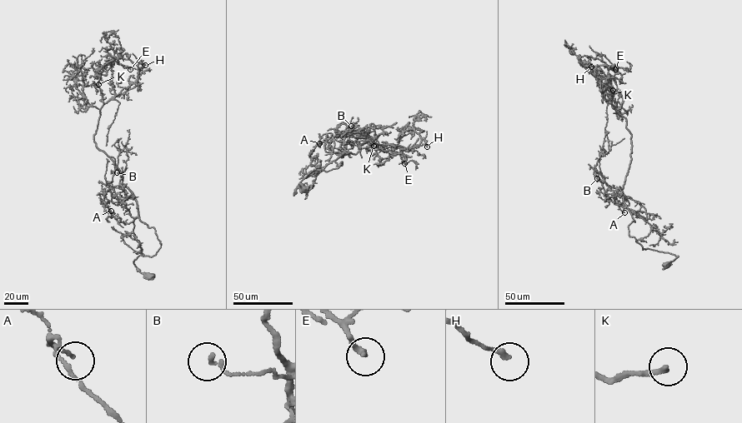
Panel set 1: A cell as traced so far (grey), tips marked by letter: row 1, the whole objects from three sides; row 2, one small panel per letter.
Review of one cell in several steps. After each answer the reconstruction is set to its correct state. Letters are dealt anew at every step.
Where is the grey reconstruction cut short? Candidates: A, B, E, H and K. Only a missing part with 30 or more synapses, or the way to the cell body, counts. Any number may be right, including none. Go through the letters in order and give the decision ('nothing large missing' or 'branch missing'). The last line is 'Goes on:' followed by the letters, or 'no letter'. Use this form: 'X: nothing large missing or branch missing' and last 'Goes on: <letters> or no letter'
A: nothing large missing
B: nothing large missing
E: nothing large missing
H: nothing large missing
K: branch missing
Goes on: K

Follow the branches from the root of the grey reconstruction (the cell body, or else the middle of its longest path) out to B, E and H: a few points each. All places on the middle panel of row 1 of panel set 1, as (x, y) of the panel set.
B: (304, 189), (298, 186), (293, 195), (313, 170), (342, 165), (334, 161), (343, 154), (342, 137), (351, 126)
E: (304, 189), (338, 149), (409, 149), (413, 128), (404, 163)
H: (304, 189), (293, 195), (313, 170), (342, 165), (340, 148), (342, 157), (423, 139), (427, 146)

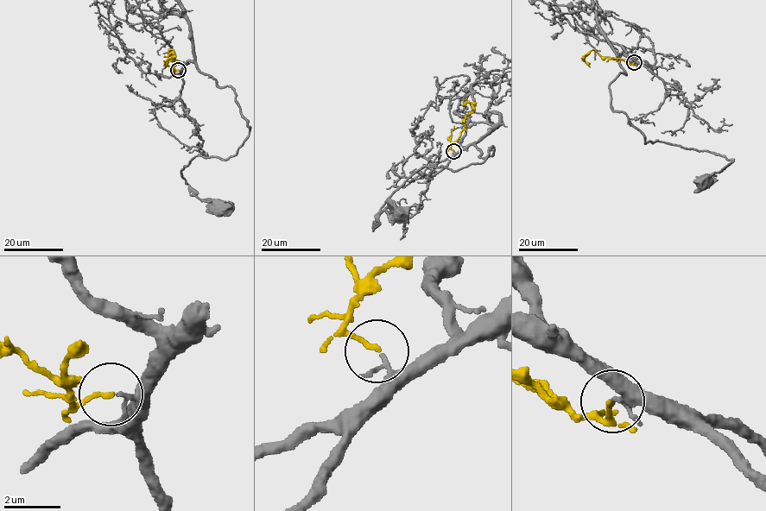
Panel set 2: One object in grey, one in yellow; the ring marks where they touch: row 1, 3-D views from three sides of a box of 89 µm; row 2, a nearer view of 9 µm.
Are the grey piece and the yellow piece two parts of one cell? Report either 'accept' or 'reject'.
accept

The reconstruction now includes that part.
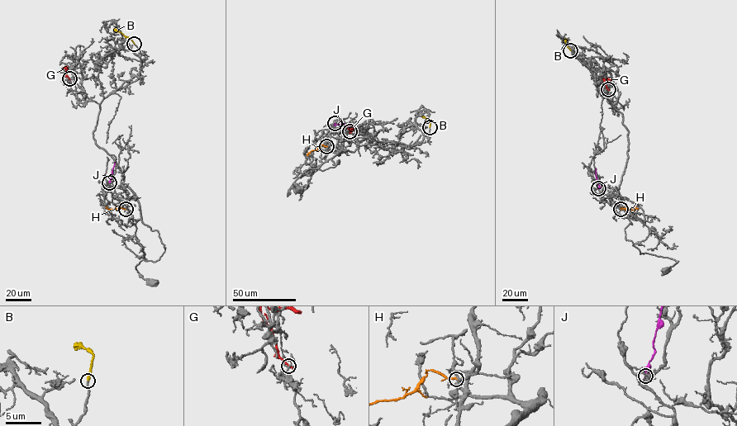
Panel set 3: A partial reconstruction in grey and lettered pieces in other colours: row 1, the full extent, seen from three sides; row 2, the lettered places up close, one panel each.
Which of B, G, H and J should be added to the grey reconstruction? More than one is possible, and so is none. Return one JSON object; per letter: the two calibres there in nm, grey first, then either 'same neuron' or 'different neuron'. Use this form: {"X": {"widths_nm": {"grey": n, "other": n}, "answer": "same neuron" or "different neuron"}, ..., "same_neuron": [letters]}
{"B": {"widths_nm": {"grey": 170, "other": 240}, "answer": "same neuron"}, "G": {"widths_nm": {"grey": 120, "other": 220}, "answer": "different neuron"}, "H": {"widths_nm": {"grey": 190, "other": 240}, "answer": "different neuron"}, "J": {"widths_nm": {"grey": 130, "other": 170}, "answer": "different neuron"}, "same_neuron": ["B"]}

